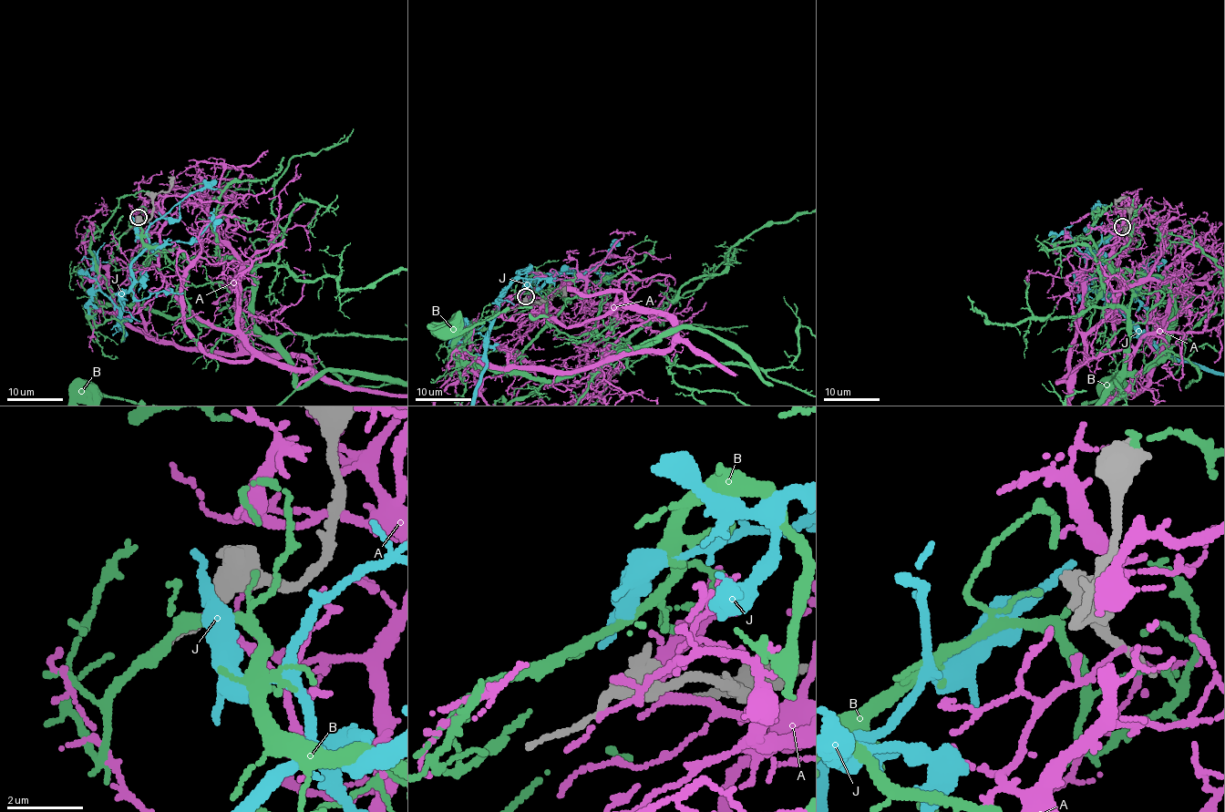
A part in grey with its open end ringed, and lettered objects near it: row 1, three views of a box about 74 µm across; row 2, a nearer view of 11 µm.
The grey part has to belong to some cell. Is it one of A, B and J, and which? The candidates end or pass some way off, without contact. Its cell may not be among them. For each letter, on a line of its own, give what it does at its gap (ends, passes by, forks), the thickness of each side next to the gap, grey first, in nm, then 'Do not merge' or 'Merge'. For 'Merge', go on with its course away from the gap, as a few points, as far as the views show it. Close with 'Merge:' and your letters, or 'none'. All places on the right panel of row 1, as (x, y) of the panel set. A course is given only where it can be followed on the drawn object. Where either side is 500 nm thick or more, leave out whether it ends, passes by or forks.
A: Thickness 500 nm (grey) against 120 nm. Do not merge
B: Thickness 500 nm (grey) against 110 nm. Do not merge
J: Thickness 500 nm (grey) against 240 nm. Do not merge
Merge: none

